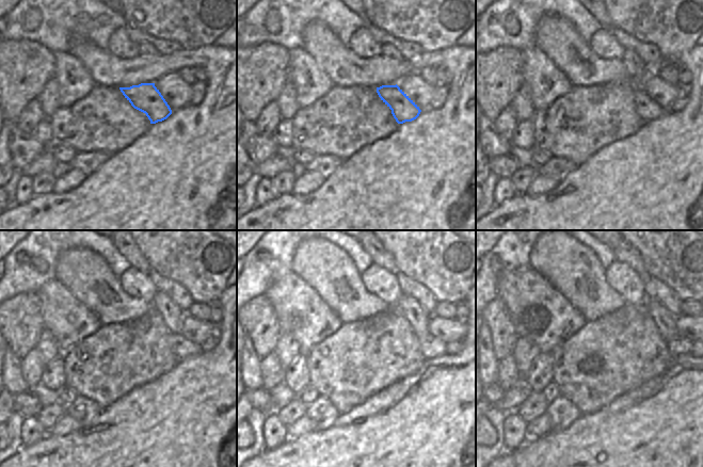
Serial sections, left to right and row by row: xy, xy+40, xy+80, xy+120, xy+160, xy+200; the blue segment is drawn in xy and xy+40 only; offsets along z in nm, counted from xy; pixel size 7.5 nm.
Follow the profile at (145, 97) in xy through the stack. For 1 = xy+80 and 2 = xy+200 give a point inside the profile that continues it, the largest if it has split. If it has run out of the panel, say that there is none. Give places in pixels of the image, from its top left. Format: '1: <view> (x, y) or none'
1: xy+80 (646, 109)
2: xy+200 (678, 345)

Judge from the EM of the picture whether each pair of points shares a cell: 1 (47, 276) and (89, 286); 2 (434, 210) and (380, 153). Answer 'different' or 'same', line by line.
1: different
2: same

